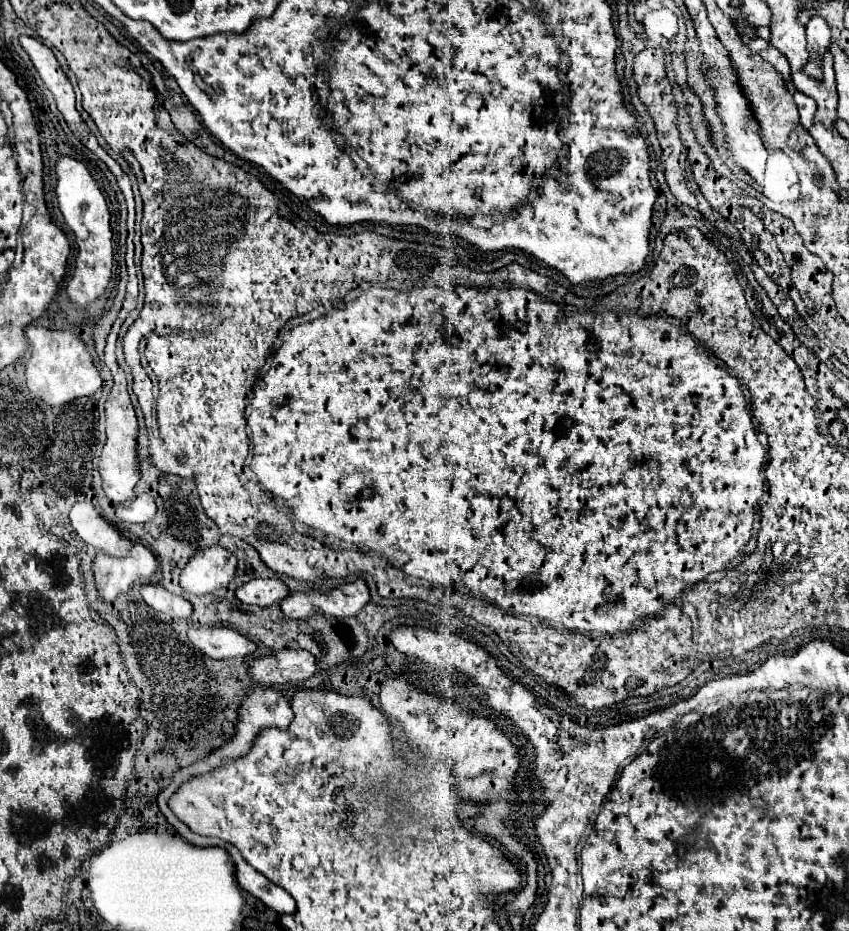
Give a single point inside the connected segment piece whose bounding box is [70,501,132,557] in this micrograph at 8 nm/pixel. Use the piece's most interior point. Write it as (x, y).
(95, 530)

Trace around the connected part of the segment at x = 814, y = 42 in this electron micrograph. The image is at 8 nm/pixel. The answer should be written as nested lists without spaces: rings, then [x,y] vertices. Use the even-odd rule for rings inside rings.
[[[812,17],[806,25],[808,35],[808,49],[810,49],[810,63],[806,65],[806,73],[816,79],[822,79],[820,73],[820,55],[826,47],[830,47],[830,27],[822,17]]]

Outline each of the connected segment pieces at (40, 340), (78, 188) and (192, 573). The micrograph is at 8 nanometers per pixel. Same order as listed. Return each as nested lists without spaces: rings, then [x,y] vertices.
[[[28,327],[28,341],[32,357],[26,367],[26,385],[32,393],[42,397],[48,405],[72,403],[76,397],[94,395],[102,387],[102,377],[92,363],[84,341],[72,331],[52,331],[44,327]]]
[[[62,157],[56,163],[56,195],[58,205],[64,215],[66,225],[74,231],[78,245],[78,257],[72,281],[67,284],[67,295],[70,295],[72,303],[86,307],[96,297],[100,297],[108,285],[110,271],[112,271],[112,231],[110,231],[110,213],[104,195],[100,193],[96,181],[92,179],[90,171],[76,159]]]
[[[212,545],[212,549],[200,549],[190,563],[182,569],[180,585],[196,595],[212,593],[226,587],[236,571],[236,557],[226,547]]]

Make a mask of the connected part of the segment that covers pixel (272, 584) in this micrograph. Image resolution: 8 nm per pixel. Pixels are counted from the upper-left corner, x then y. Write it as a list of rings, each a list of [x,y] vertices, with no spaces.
[[[252,579],[236,589],[236,599],[248,605],[268,607],[280,603],[288,593],[288,587],[280,579]]]

